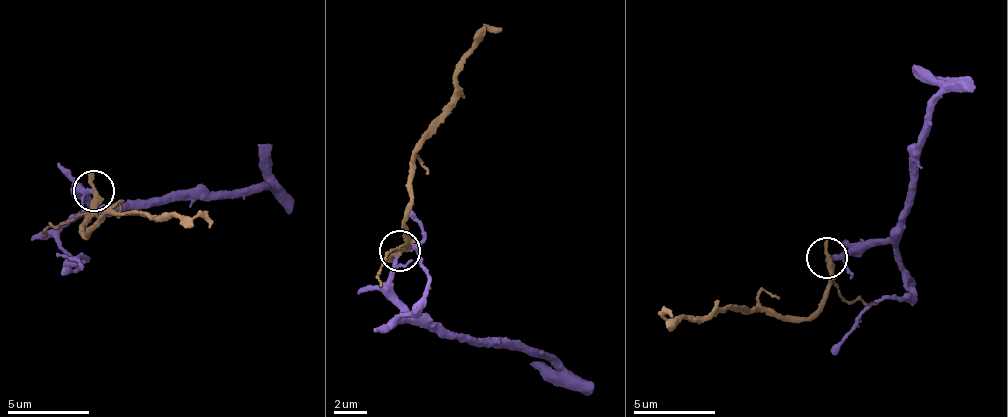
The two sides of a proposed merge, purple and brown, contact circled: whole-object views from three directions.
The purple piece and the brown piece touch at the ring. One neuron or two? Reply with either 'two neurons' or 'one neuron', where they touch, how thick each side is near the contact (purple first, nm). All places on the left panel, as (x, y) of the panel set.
one neuron; place (94, 191); calibres 300 and 300 nm

